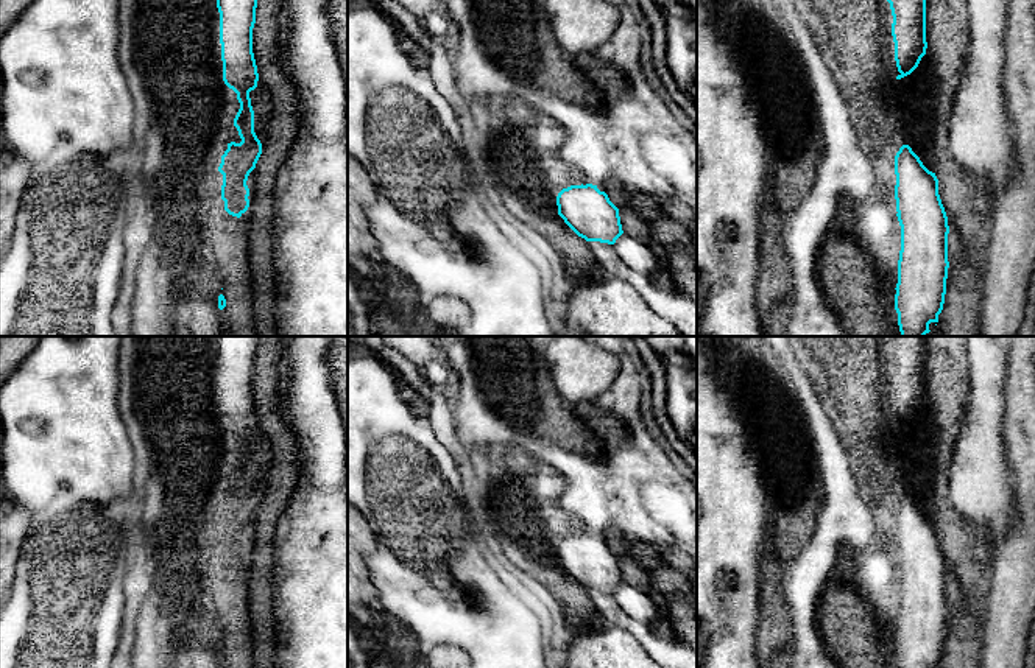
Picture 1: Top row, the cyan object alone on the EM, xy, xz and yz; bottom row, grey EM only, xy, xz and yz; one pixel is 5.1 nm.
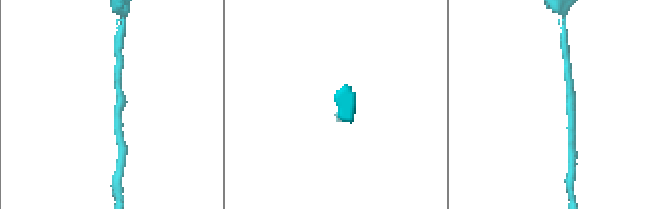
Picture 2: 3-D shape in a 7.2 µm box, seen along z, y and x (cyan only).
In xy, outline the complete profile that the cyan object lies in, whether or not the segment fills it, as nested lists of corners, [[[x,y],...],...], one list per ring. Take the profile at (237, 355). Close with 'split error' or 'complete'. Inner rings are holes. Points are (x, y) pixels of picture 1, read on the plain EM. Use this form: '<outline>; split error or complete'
[[[217,336],[223,430],[237,442],[240,452],[234,475],[242,487],[240,492],[228,492],[218,520],[223,523],[224,559],[237,567],[249,556],[246,529],[262,503],[262,492],[254,481],[254,459],[249,447],[249,441],[257,436],[259,430],[253,402],[259,343],[260,336]]]; complete

